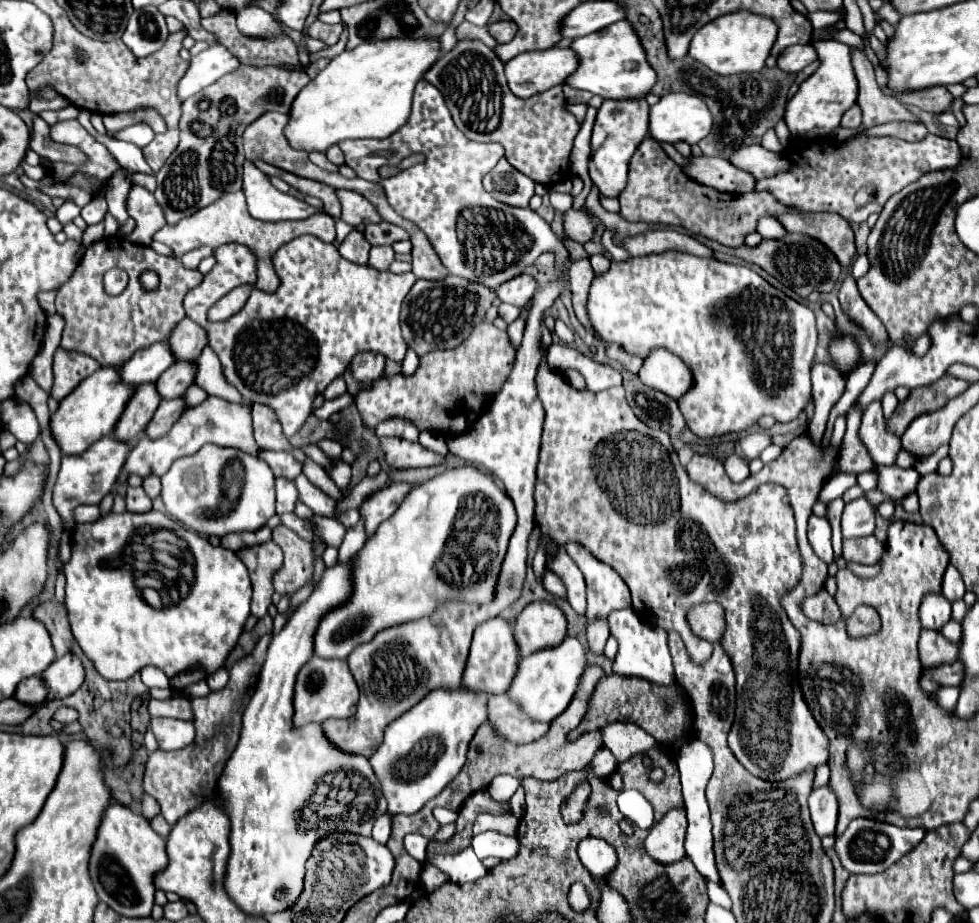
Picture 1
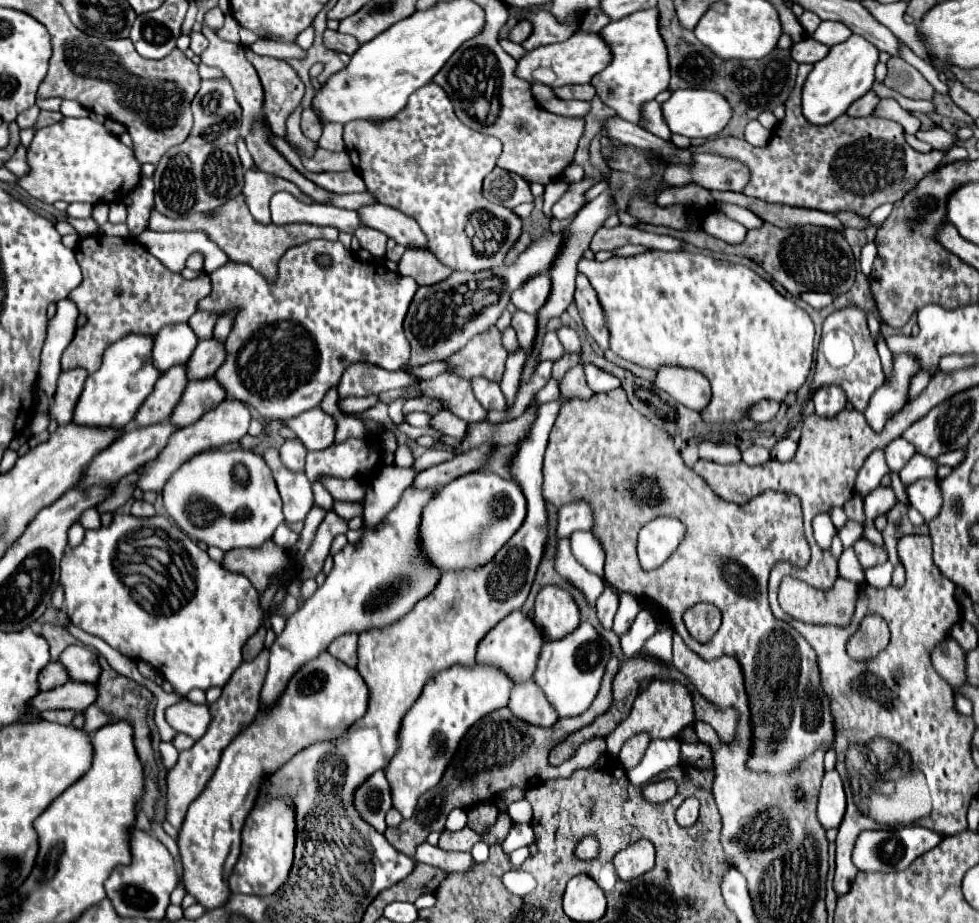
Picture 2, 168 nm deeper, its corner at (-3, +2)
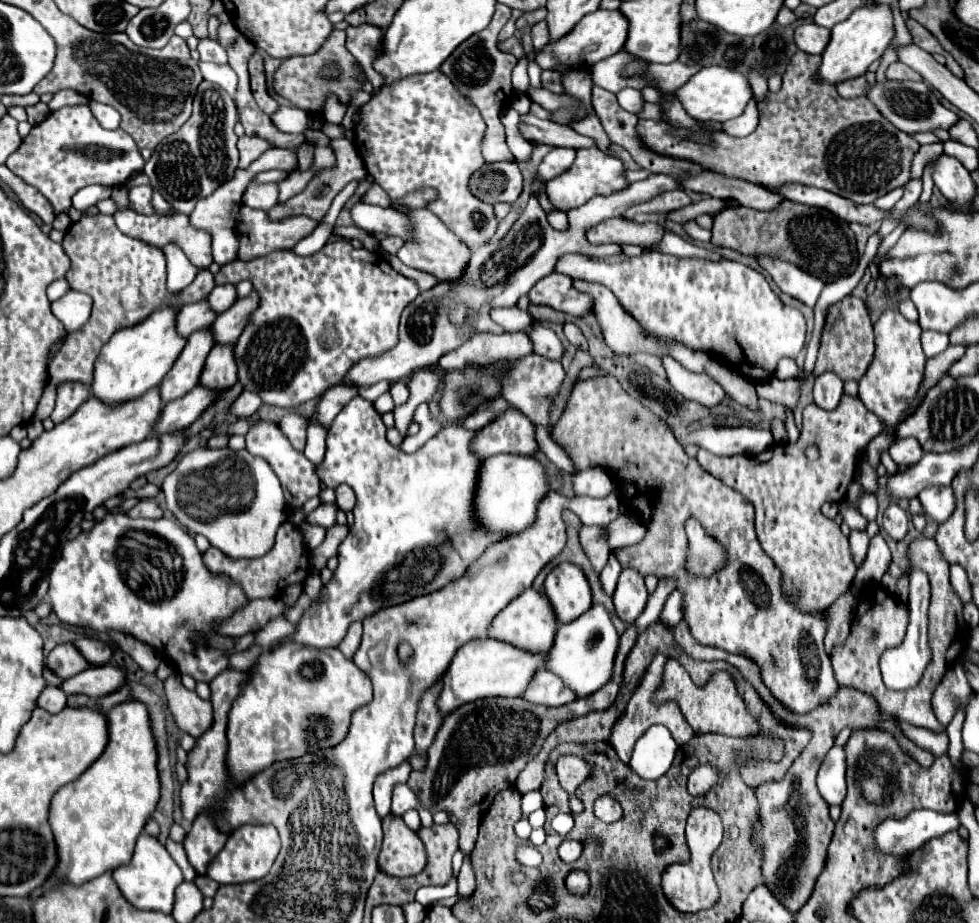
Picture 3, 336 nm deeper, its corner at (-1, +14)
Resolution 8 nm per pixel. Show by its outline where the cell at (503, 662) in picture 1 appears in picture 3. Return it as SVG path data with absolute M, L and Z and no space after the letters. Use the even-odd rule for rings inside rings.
M534 588L524 590L520 596L516 596L490 624L488 628L488 636L498 638L502 642L508 644L516 644L526 648L528 652L546 652L552 648L554 638L556 638L556 616L554 616L554 608L548 600L548 596L544 592L538 592Z

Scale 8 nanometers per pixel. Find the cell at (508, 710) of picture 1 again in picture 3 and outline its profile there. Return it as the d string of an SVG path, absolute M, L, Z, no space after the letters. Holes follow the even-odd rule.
M542 668L542 672L538 672L538 676L534 676L530 682L524 698L544 706L564 706L576 700L576 694L560 680L560 676Z

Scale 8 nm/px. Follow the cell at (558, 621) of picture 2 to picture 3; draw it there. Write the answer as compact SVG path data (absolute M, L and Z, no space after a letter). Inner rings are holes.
M558 564L544 582L544 592L550 598L560 624L580 618L592 606L592 592L584 570L576 564Z

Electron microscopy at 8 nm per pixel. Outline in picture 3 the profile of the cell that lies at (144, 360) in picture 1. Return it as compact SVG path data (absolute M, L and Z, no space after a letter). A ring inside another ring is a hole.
M200 300L194 304L186 304L180 314L178 314L178 332L188 338L190 334L194 334L198 328L210 326L216 320L216 312L210 308L208 300Z

